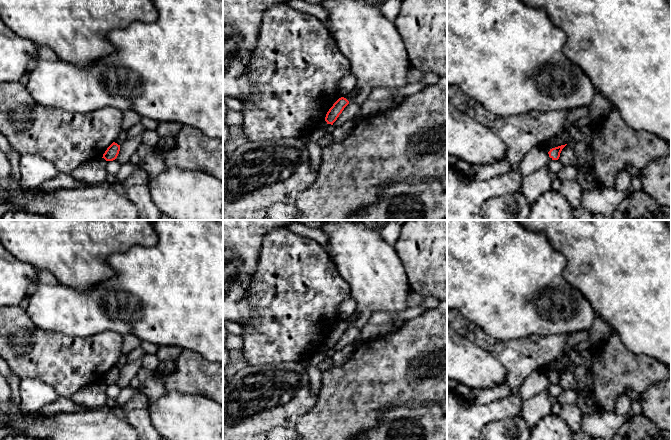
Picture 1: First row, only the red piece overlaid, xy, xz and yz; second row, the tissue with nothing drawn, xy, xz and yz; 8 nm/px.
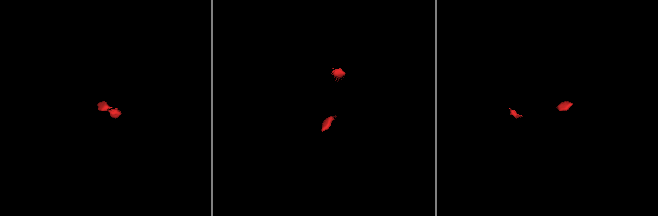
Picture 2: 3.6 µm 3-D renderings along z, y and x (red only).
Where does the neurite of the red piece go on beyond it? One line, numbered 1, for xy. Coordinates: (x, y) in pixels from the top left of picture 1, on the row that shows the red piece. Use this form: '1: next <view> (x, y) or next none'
1: next none

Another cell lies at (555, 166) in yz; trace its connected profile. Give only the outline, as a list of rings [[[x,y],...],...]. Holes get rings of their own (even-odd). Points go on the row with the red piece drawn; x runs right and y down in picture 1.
[[[551,160],[548,164],[548,169],[551,172],[559,172],[562,168],[564,167],[564,165],[559,161],[559,160]]]

